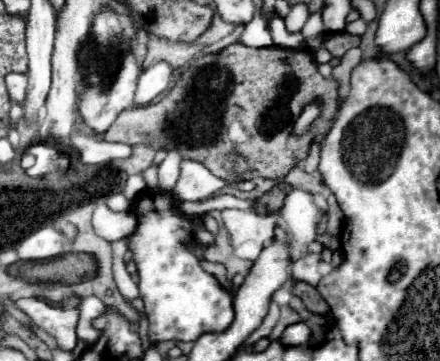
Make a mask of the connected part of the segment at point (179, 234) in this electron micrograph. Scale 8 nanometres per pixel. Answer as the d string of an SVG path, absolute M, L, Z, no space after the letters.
M143 192L135 208L139 222L131 234L129 248L133 250L133 260L139 270L139 296L149 320L149 342L195 342L203 334L225 332L235 318L233 296L213 274L207 274L199 258L185 248L185 244L193 240L193 222L173 208L171 196L161 192Z

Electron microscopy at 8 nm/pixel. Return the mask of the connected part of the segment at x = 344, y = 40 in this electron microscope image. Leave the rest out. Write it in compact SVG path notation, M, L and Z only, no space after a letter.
M337 32L337 34L325 34L321 46L323 46L325 50L329 50L331 56L341 58L349 48L359 46L359 42L361 42L359 36L353 36L353 34L349 34L349 32Z

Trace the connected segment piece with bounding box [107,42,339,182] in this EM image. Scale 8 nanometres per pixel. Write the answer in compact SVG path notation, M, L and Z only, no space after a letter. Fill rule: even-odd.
M233 42L217 54L205 54L197 58L191 66L187 66L181 76L177 78L175 86L165 94L163 100L157 104L149 104L145 108L127 108L123 110L113 126L109 128L107 140L111 142L125 142L125 144L147 144L155 150L175 150L181 148L181 156L185 160L201 162L207 170L223 180L237 180L235 176L223 172L223 156L231 152L237 144L229 138L229 128L233 122L239 122L251 140L251 178L285 178L301 160L307 158L309 148L313 142L321 144L327 136L329 128L335 122L339 110L339 82L325 80L317 70L317 50L313 48L281 48L281 46L267 46L267 48L249 48L241 42ZM319 102L323 106L321 116L313 122L313 126L305 134L293 134L293 122L297 114L309 104Z

